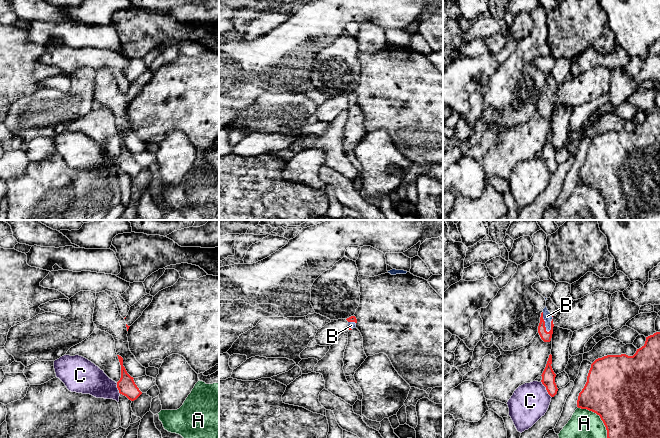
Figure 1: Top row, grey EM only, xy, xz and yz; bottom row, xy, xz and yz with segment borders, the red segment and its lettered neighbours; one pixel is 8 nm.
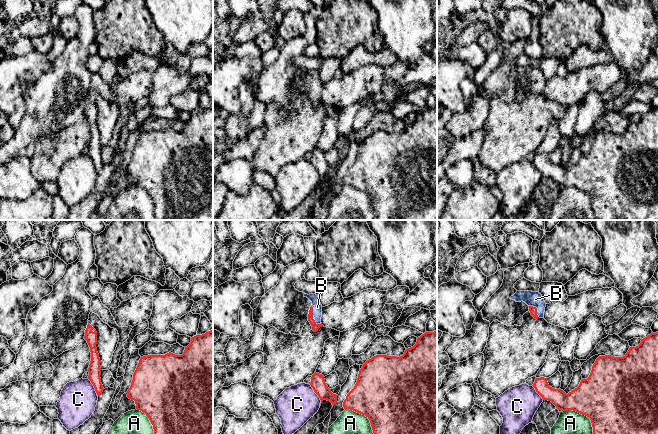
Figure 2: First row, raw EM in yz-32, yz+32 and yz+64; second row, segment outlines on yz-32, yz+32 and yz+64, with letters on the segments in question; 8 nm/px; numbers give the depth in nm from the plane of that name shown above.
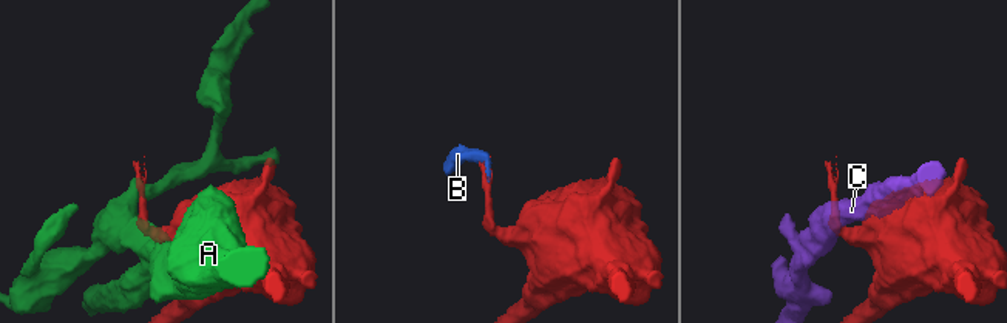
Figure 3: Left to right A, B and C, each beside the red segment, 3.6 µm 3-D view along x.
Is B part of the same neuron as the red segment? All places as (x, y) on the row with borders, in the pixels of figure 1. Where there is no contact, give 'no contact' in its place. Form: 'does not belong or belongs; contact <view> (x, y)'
belongs; contact yz (544, 322)

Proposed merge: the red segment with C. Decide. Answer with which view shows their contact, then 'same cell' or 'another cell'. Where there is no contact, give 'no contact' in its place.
yz | another cell

